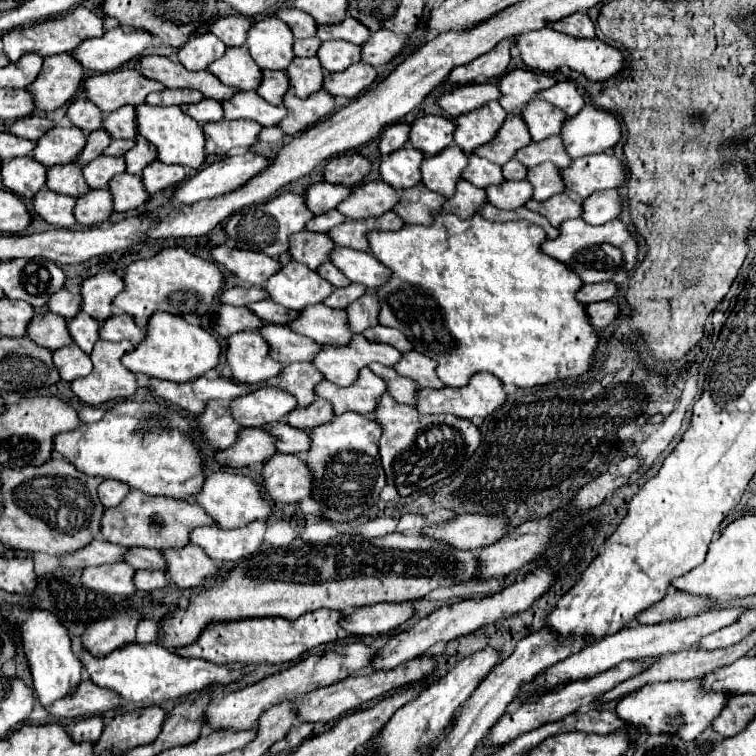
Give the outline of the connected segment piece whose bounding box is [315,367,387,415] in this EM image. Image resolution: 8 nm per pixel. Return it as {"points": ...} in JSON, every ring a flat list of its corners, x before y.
{"points":[[367,367,359,373,357,383,349,387,337,387,331,381,323,381,315,389,317,397,331,401,335,415,341,415,347,411,371,415,377,407,379,397,385,391,387,391,387,383]]}

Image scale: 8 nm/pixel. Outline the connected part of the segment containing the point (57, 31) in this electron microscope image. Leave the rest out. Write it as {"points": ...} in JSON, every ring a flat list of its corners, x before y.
{"points":[[77,7,75,11,65,13,61,17,53,17,49,21,41,21,41,23,35,23,31,27,23,27,23,29,13,29,13,31,5,33,1,39,3,39,3,51,15,63,25,53,37,53,41,57,59,55,59,53,71,53,85,39,101,37,103,33,105,33,103,31,103,19,99,15,95,15,93,11,85,9,85,7]]}

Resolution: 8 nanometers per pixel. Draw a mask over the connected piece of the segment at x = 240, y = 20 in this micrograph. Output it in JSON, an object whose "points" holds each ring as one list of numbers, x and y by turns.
{"points":[[229,15,217,19,213,25,209,25,209,31,217,35,227,47,243,47,247,41,247,31,251,27,251,21,243,15]]}

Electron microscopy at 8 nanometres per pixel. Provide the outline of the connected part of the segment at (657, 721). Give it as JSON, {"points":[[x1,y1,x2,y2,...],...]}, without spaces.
{"points":[[697,679,667,681,667,683,645,685,639,691,625,695,615,705,615,715,633,727,639,727,639,731,643,735,659,733,659,735,673,735,673,737,681,737,685,741,693,741,721,713,727,697,729,695,725,695,725,693,705,691,701,687,701,683,697,683]]}

